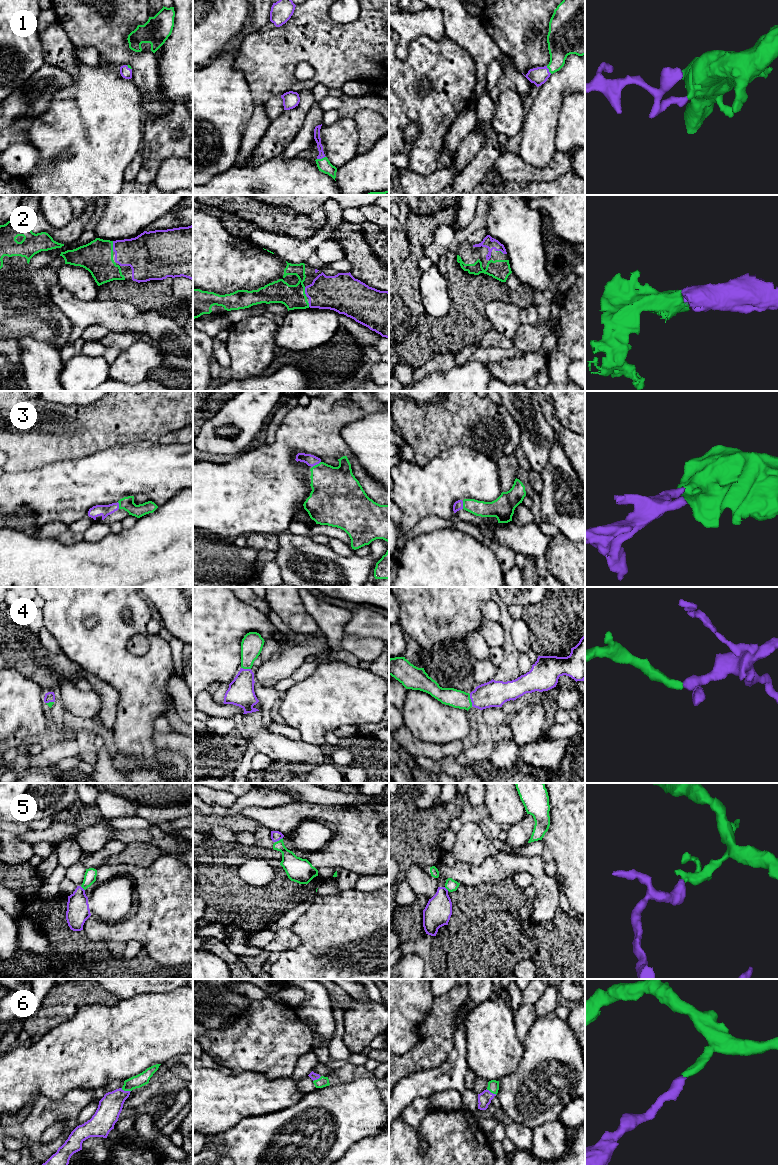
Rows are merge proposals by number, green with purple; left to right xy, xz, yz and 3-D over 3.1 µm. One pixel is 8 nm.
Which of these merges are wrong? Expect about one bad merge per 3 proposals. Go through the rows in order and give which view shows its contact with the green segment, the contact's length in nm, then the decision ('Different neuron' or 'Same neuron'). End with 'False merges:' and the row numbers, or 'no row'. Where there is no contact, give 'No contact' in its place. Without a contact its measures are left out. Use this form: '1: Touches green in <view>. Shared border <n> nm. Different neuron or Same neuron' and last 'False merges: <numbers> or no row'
1: Touches green in xz. Shared border 80 nm. Same neuron
2: Touches green in xy. Shared border 80 nm. Same neuron
3: Touches green in xz. Shared border 90 nm. Same neuron
4: Touches green in yz. Shared border 100 nm. Same neuron
5: Touches green in xz. Shared border 80 nm. Same neuron
6: Touches green in xy. Shared border 80 nm. Same neuron
False merges: no row

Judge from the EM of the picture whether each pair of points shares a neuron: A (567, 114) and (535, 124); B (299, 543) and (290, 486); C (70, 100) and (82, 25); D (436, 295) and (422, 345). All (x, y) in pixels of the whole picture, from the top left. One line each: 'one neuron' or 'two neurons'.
A: two neurons
B: two neurons
C: two neurons
D: two neurons

